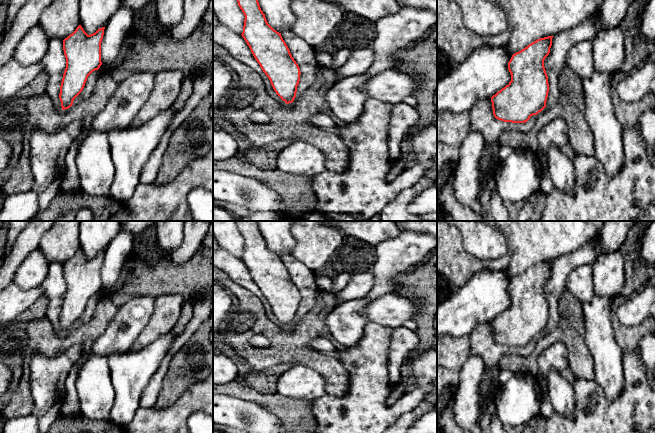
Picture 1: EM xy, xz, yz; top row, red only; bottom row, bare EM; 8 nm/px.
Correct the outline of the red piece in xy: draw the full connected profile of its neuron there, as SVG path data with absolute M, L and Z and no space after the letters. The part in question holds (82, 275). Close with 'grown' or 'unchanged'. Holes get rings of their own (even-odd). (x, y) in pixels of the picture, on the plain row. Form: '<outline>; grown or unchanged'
M81 249L63 264L63 274L66 282L66 292L63 298L59 323L62 334L73 329L74 323L82 316L88 300L102 289L101 286L101 266L105 251L98 253L95 257L88 259Z; unchanged

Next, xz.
M236 221L236 224L245 240L242 261L276 318L286 328L292 327L300 305L298 288L281 257L268 248L258 221Z; unchanged

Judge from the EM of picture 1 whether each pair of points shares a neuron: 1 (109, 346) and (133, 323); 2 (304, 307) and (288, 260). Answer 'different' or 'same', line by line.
1: same
2: same

